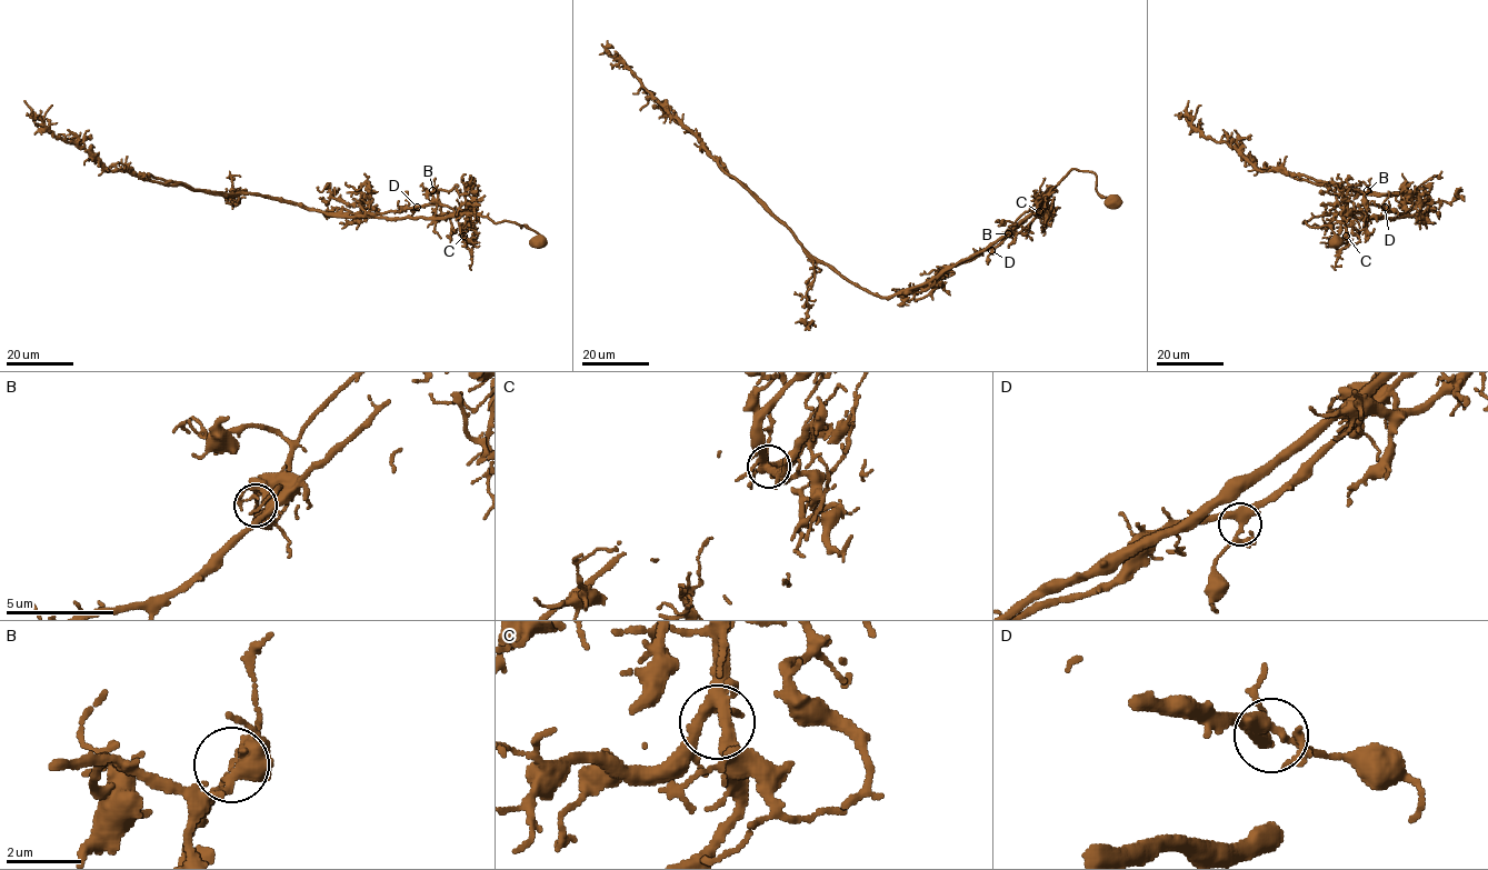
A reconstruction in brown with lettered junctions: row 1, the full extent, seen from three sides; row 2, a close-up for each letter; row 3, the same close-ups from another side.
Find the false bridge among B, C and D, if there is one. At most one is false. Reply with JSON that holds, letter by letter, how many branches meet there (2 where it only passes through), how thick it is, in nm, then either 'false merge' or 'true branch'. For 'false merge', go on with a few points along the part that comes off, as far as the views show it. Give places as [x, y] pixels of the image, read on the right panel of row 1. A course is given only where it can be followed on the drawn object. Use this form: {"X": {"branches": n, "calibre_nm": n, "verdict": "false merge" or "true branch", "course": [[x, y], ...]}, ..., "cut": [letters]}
{"B": {"branches": 5, "calibre_nm": 280, "verdict": "false merge", "course": [[1367, 189], [1367, 218], [1410, 217], [1430, 210], [1399, 193], [1357, 192], [1280, 169], [1259, 171], [1234, 144]]}, "C": {"branches": 5, "calibre_nm": 320, "verdict": "true branch"}, "D": {"branches": 4, "calibre_nm": 340, "verdict": "true branch"}, "cut": ["B"]}

